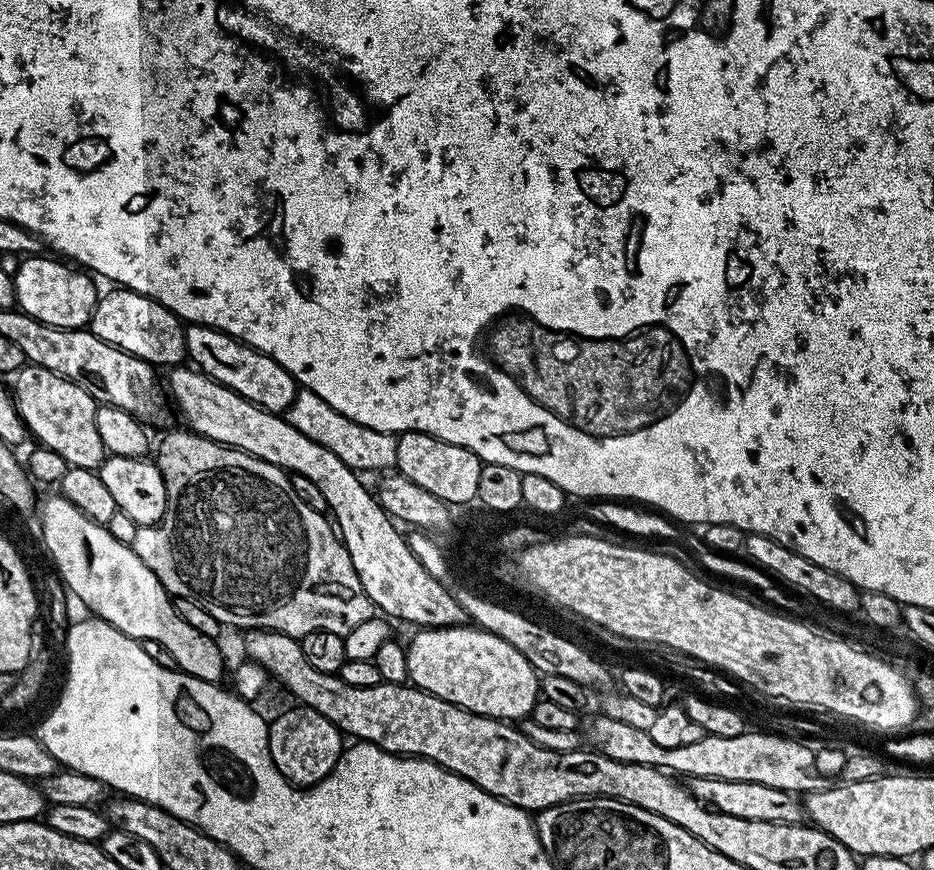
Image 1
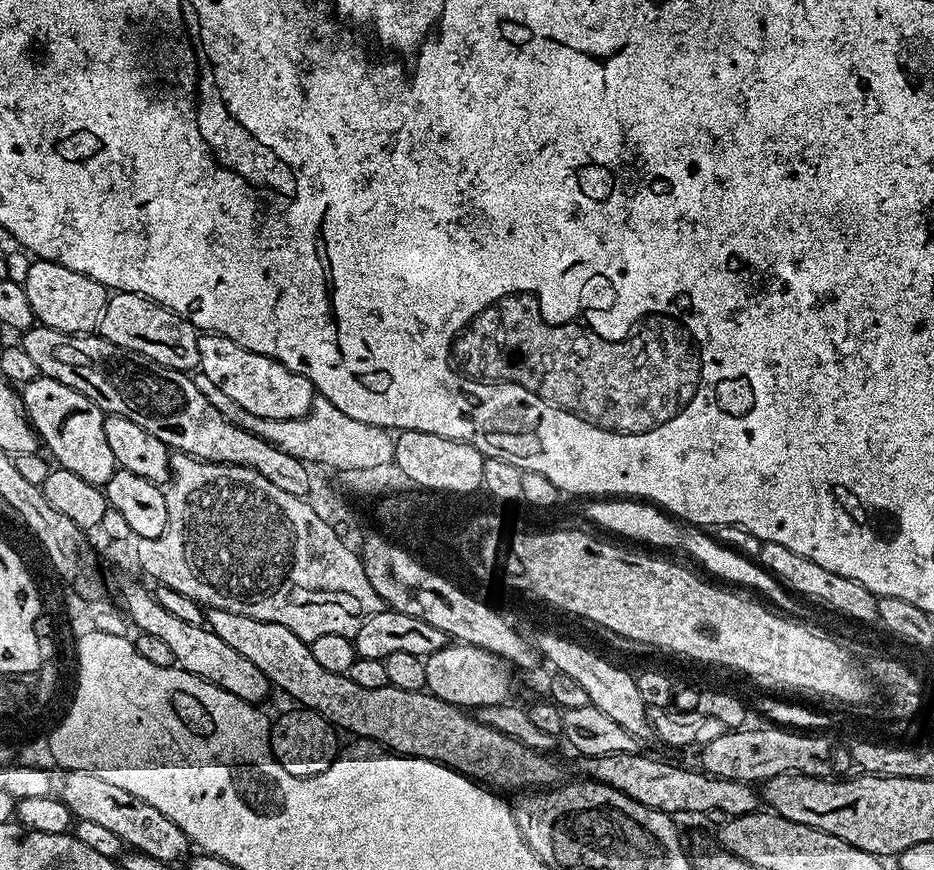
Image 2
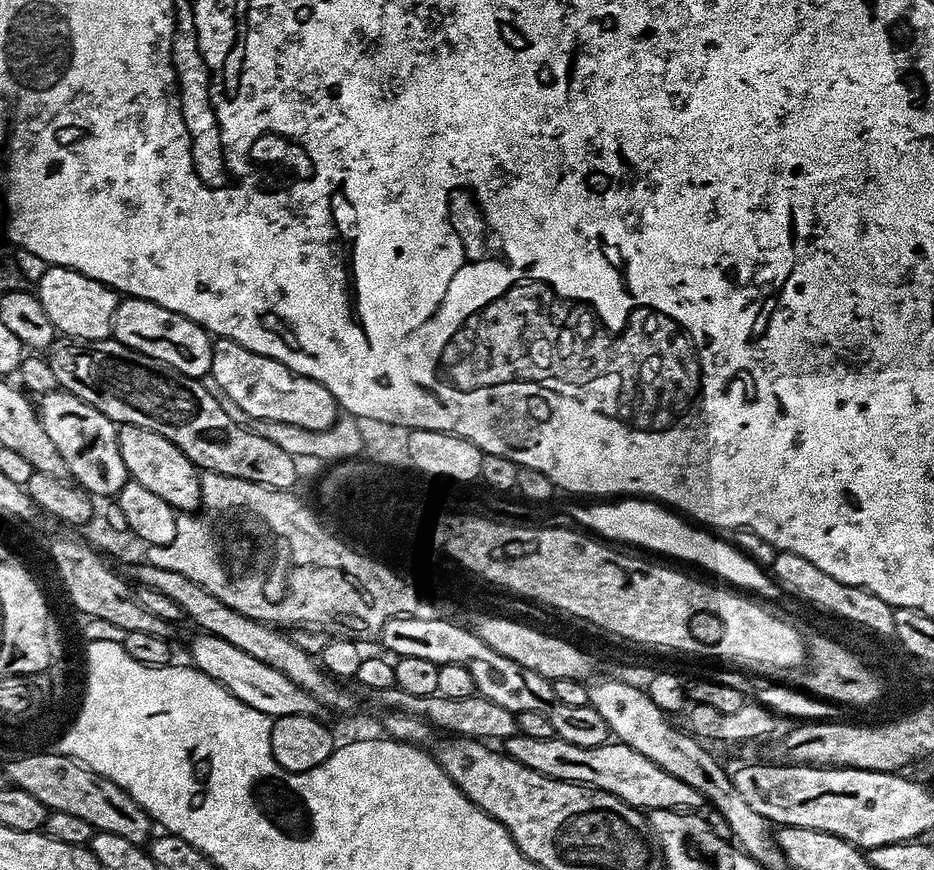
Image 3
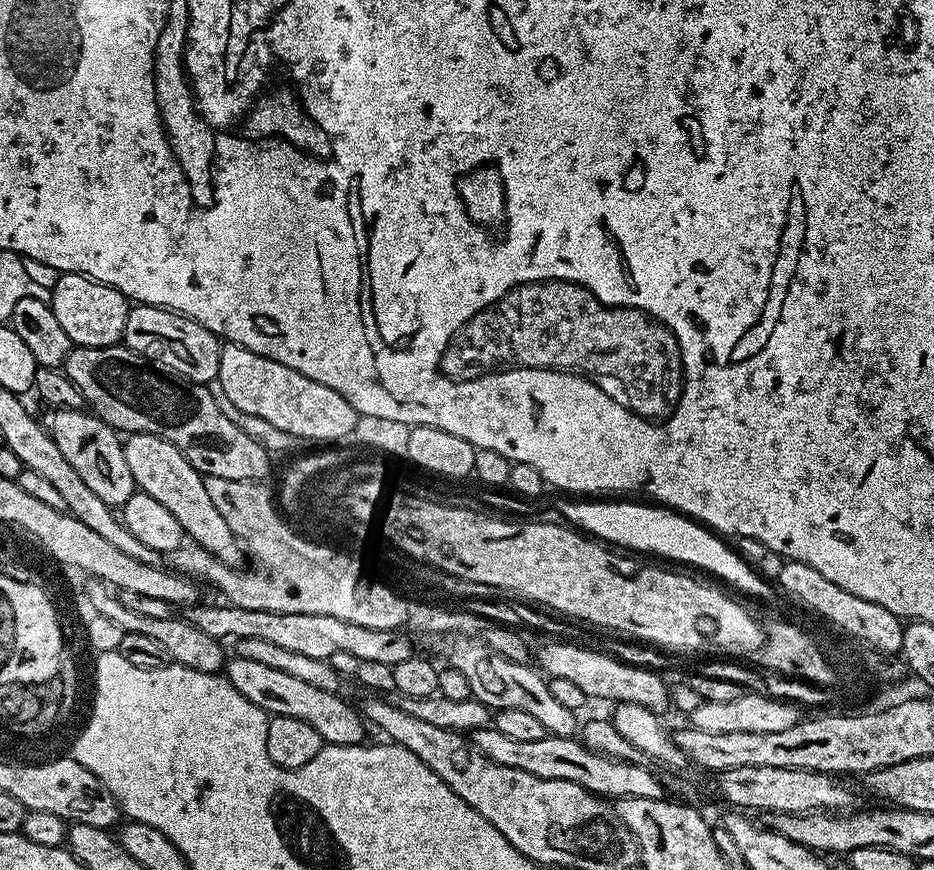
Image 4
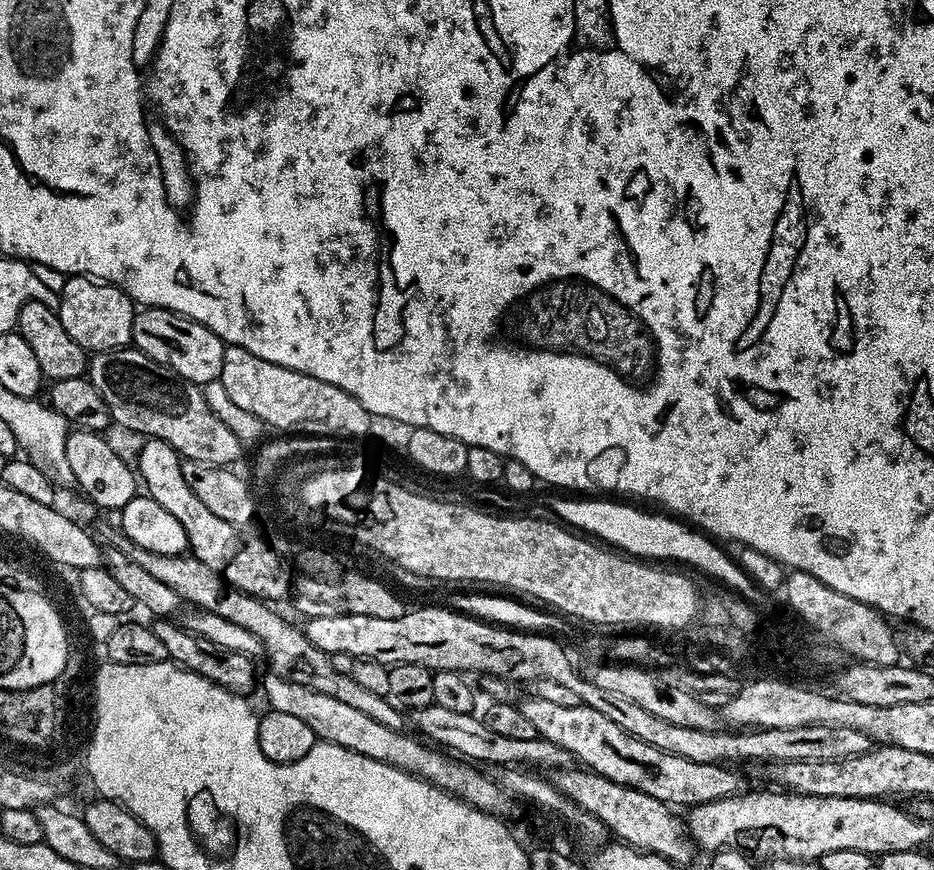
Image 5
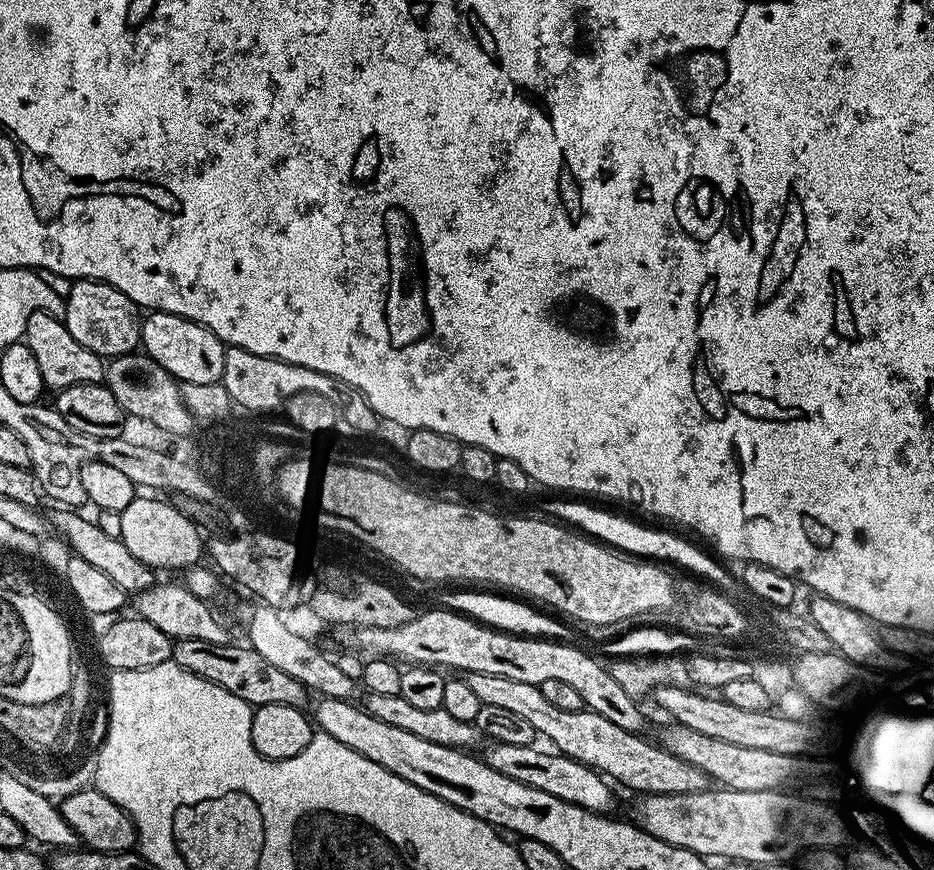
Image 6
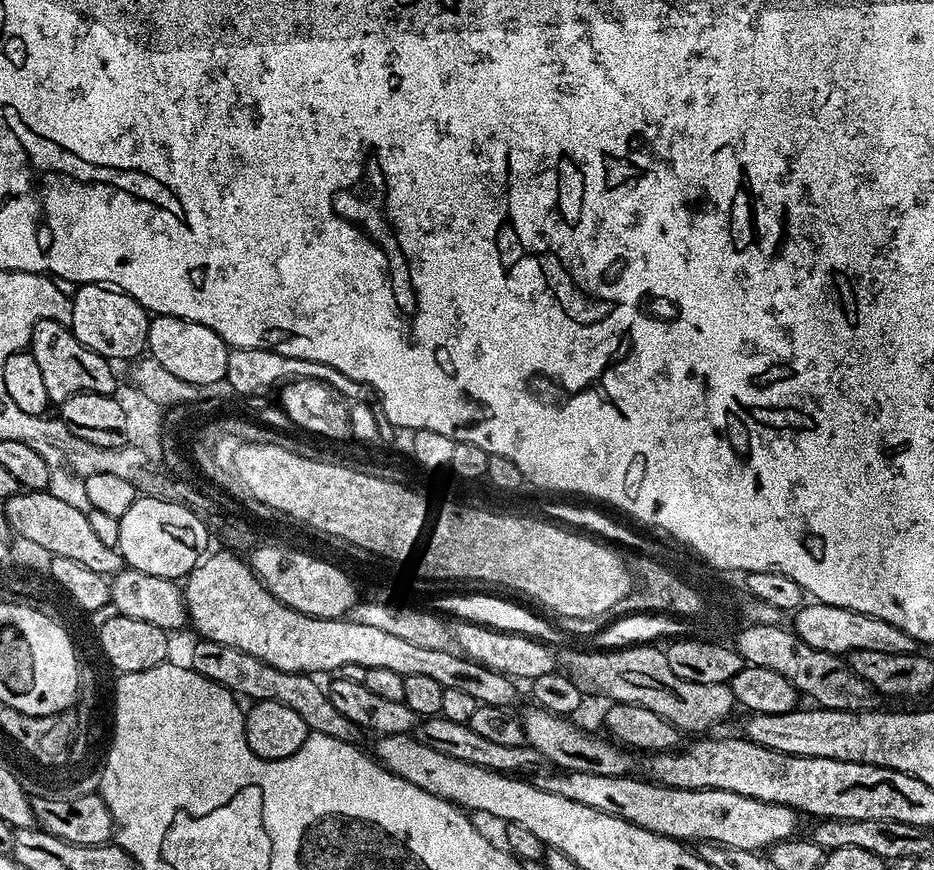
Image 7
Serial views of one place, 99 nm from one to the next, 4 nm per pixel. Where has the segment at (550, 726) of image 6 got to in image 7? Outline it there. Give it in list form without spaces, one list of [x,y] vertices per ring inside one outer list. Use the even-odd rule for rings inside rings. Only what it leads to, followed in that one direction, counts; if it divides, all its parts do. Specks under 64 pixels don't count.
[[[232,550],[219,551],[201,560],[182,584],[191,627],[196,627],[203,639],[238,646],[238,650],[246,650],[246,654],[254,654],[254,658],[262,658],[262,662],[287,672],[335,673],[350,663],[358,663],[381,673],[394,670],[397,678],[410,674],[429,676],[444,690],[463,690],[472,695],[477,704],[503,708],[515,705],[517,681],[513,677],[490,670],[453,649],[429,650],[349,618],[323,620],[302,614],[278,602],[252,573],[252,565],[243,555]]]

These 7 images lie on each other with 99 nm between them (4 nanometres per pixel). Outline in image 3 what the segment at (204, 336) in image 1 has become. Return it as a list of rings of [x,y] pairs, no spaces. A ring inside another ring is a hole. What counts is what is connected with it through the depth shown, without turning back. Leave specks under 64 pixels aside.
[[[213,339],[210,380],[217,389],[220,387],[224,391],[223,399],[233,409],[241,408],[256,420],[269,420],[272,426],[289,424],[318,434],[338,419],[336,399],[330,390],[326,390],[326,386],[291,372],[274,358],[254,354],[233,340]]]

